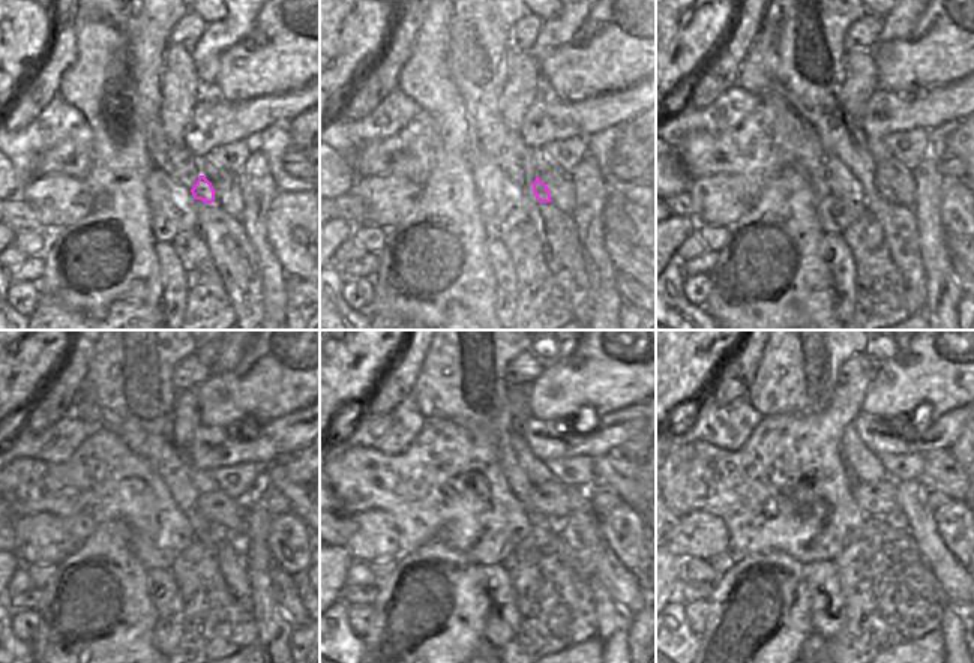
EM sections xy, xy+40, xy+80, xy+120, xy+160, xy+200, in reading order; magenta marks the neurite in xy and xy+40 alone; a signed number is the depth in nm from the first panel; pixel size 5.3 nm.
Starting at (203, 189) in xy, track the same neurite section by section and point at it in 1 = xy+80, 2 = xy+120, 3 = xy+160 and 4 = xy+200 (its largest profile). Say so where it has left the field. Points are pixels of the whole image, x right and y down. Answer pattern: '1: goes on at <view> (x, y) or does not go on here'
1: goes on at xy+80 (881, 186)
2: goes on at xy+120 (216, 530)
3: goes on at xy+160 (556, 524)
4: goes on at xy+200 (896, 519)

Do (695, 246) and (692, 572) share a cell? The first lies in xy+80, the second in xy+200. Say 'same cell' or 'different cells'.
same cell

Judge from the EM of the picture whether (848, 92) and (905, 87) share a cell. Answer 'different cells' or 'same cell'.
different cells

